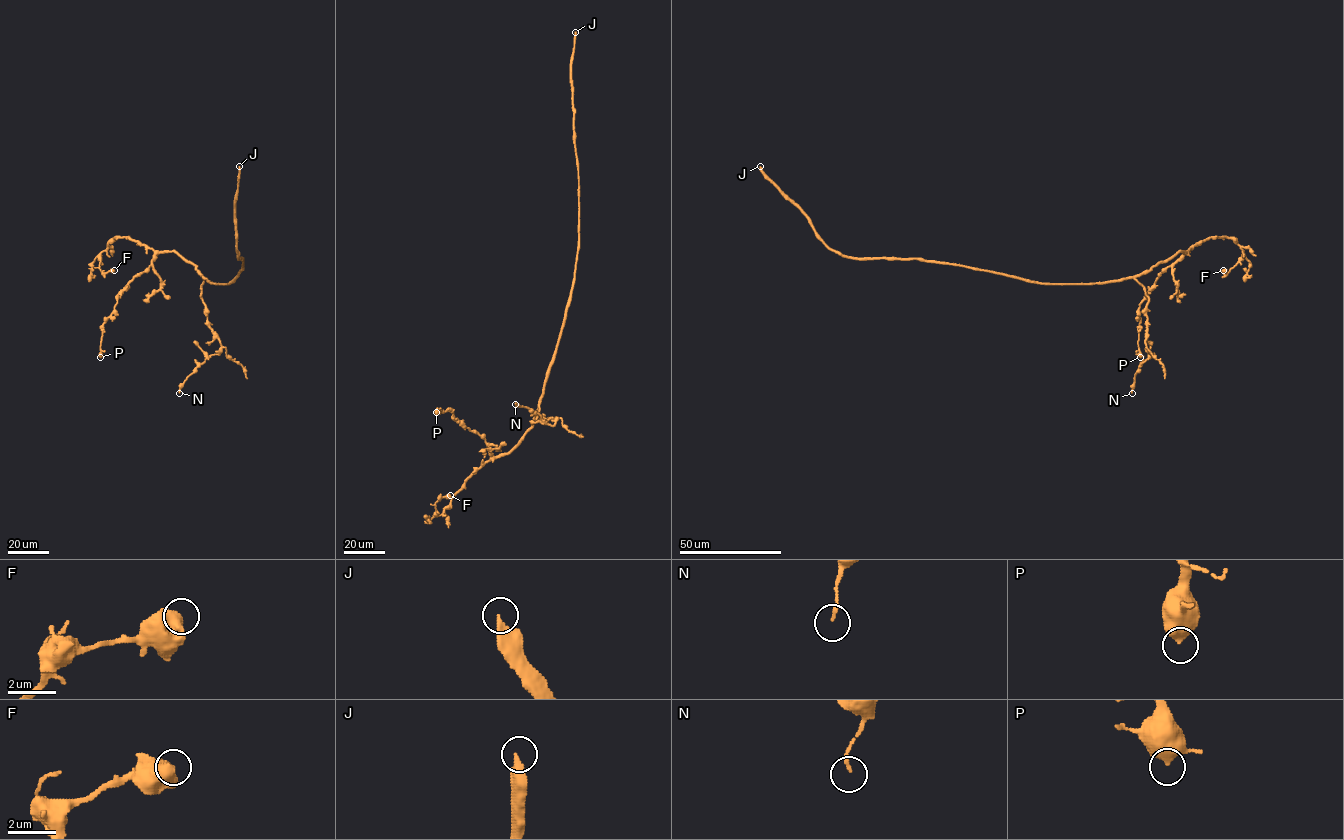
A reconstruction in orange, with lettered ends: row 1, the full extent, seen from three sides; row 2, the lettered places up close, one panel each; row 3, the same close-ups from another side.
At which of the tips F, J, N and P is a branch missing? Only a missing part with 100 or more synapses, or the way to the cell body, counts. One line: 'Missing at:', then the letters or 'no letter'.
Missing at: J

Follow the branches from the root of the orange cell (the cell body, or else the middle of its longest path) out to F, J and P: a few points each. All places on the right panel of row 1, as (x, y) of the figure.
F: (1040, 283), (1098, 283), (1140, 276), (1210, 237), (1231, 237), (1243, 250), (1242, 258), (1228, 272), (1223, 270)
J: (1040, 283), (916, 259), (842, 256), (824, 242), (810, 219), (760, 166)
P: (1040, 283), (1121, 280), (1140, 276), (1176, 253), (1184, 252), (1159, 275), (1140, 304), (1140, 357)

